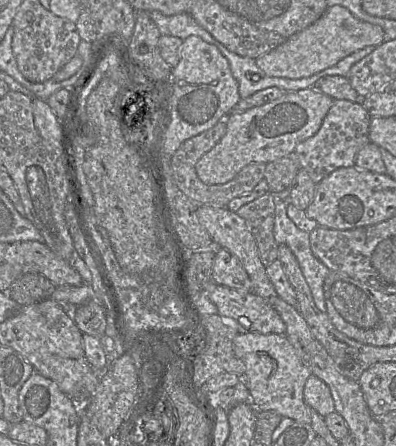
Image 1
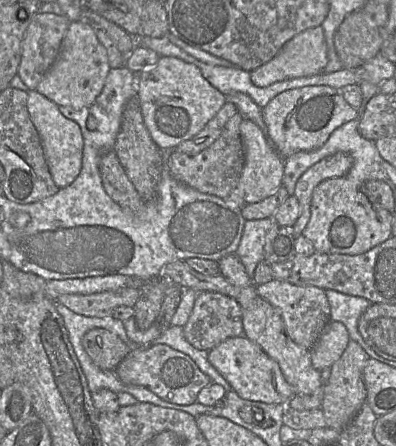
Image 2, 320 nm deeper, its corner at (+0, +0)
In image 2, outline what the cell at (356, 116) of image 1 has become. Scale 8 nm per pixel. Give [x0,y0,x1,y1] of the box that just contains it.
[292,152,353,237]

